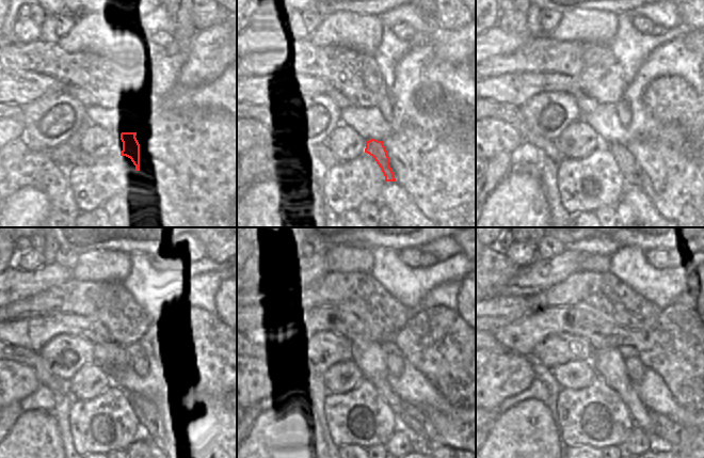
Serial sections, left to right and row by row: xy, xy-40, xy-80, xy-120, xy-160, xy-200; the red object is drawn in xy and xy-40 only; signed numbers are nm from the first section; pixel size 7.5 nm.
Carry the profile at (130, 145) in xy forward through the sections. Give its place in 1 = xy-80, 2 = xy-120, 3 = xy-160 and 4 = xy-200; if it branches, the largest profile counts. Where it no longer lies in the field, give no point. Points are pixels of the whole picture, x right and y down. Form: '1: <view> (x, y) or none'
1: xy-80 (623, 158)
2: xy-120 (153, 409)
3: xy-160 (412, 419)
4: xy-200 (667, 435)

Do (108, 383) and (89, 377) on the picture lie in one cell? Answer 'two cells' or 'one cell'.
one cell

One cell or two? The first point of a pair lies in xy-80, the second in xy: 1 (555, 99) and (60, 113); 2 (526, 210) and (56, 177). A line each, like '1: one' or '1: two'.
1: one
2: two

